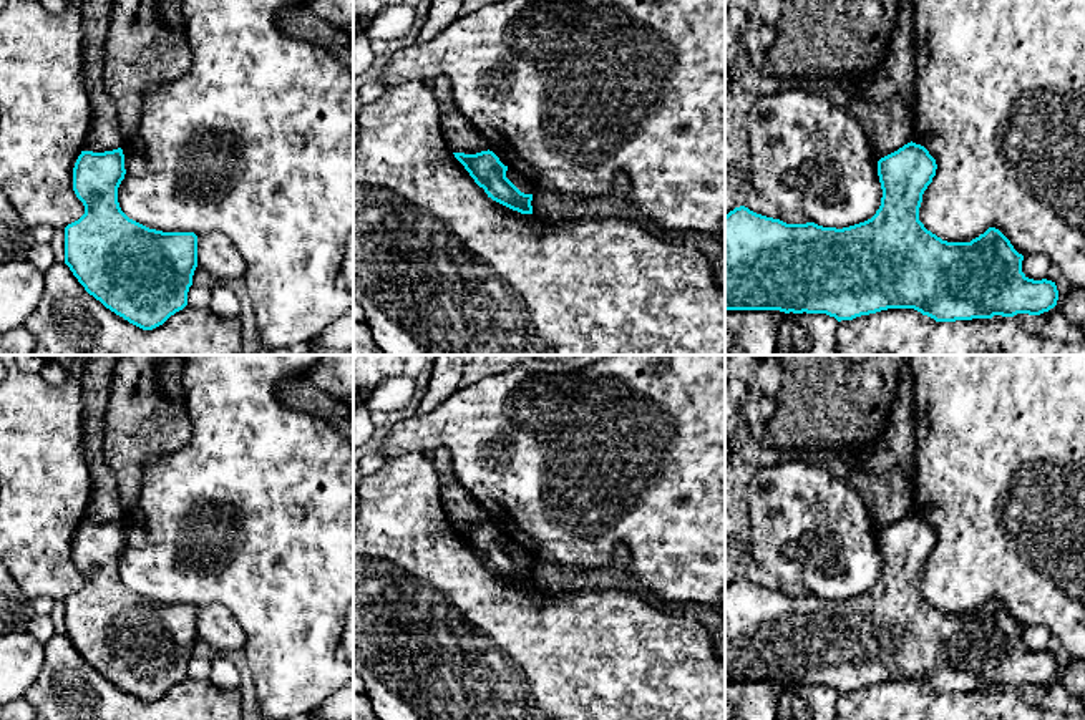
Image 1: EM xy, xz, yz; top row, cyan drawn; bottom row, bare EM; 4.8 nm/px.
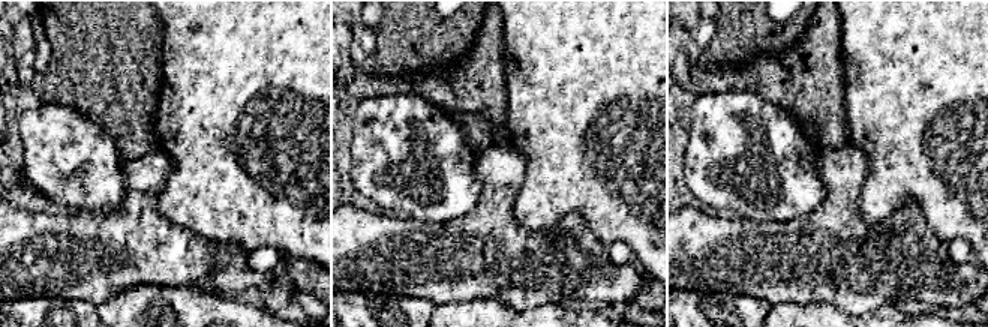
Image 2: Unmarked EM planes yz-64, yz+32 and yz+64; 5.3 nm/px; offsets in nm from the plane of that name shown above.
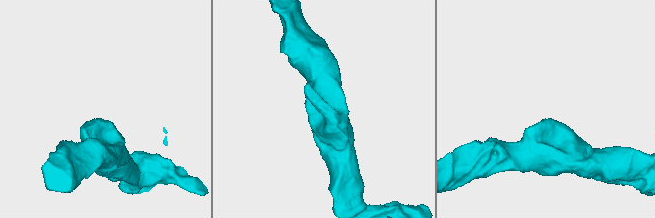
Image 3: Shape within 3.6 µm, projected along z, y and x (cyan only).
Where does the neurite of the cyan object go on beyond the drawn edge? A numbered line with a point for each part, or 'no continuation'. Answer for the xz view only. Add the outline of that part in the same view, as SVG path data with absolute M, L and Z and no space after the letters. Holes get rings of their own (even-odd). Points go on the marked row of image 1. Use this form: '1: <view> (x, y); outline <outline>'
no continuation

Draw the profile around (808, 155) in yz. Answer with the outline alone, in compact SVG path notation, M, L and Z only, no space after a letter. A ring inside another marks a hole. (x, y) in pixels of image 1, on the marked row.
M783 88L761 93L748 111L750 184L781 212L803 212L823 227L849 227L871 219L881 206L878 158L854 114L833 105L818 90Z

